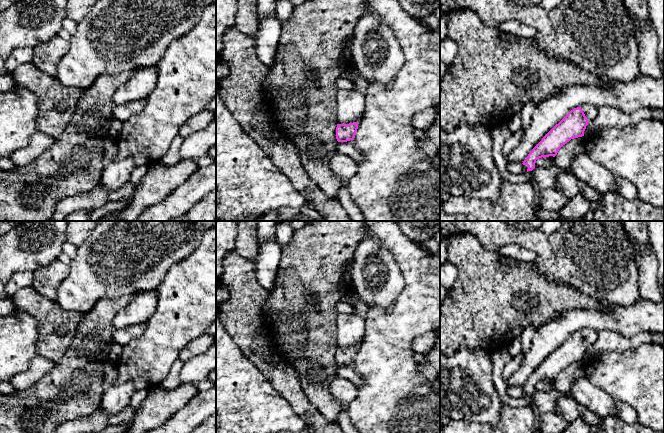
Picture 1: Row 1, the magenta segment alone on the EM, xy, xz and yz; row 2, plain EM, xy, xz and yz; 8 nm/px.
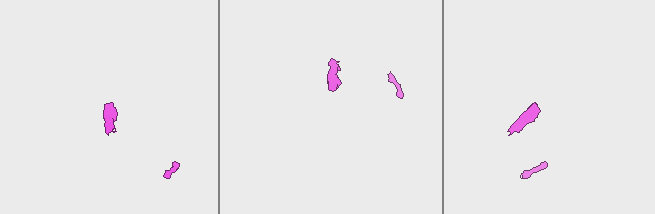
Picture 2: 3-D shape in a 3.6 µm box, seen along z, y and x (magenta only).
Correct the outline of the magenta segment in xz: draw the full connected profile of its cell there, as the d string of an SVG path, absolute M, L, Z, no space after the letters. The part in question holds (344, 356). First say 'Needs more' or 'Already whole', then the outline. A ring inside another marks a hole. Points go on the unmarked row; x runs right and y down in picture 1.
Needs more. M358 345L349 348L337 348L337 376L351 381L357 387L361 387L363 385L363 377L356 372L354 365L357 353Z

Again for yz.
Needs more. M586 328L571 334L556 348L532 373L523 385L523 392L528 396L535 392L536 384L549 380L555 381L559 373L571 363L584 360L586 350L598 339L598 330Z

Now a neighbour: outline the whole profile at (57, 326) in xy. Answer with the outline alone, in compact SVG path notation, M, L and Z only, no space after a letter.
M32 286L19 289L11 299L16 308L27 312L38 323L38 355L54 363L59 362L84 314L63 309L56 301L37 293Z

